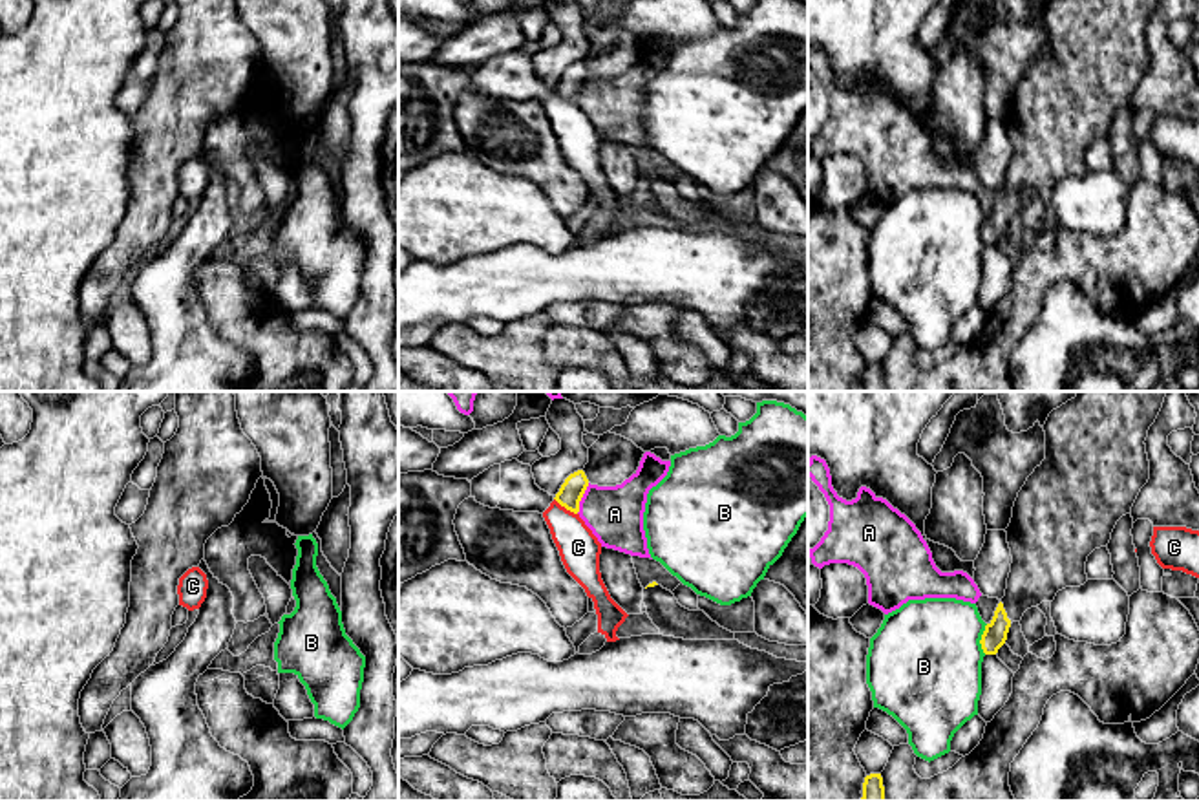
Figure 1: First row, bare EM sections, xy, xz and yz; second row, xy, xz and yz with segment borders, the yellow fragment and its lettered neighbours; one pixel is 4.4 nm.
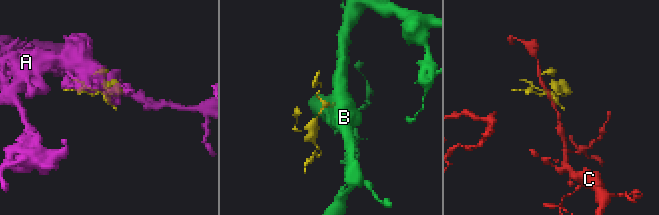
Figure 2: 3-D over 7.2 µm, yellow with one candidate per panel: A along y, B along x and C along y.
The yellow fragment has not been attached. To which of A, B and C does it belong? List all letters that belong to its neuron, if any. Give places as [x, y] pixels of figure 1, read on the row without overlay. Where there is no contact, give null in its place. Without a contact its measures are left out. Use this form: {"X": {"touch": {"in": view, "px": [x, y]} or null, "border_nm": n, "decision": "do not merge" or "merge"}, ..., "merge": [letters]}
{"A": {"touch": {"in": "xz", "px": [582, 86]}, "border_nm": 150, "decision": "do not merge"}, "B": {"touch": {"in": "yz", "px": [982, 229]}, "border_nm": 140, "decision": "do not merge"}, "C": {"touch": {"in": "xz", "px": [565, 97]}, "border_nm": 130, "decision": "do not merge"}, "merge": []}

